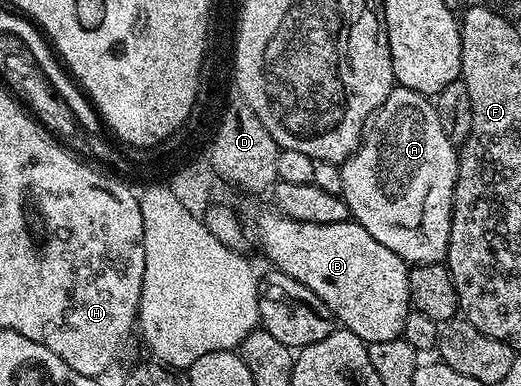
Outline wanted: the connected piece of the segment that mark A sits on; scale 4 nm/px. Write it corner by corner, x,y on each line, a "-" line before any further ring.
396,85
375,112
359,148
341,165
341,198
351,210
351,219
360,223
373,241
381,241
385,249
393,249
404,263
443,263
451,240
458,176
459,153
456,144
445,137
445,129
441,129
434,102
413,89

